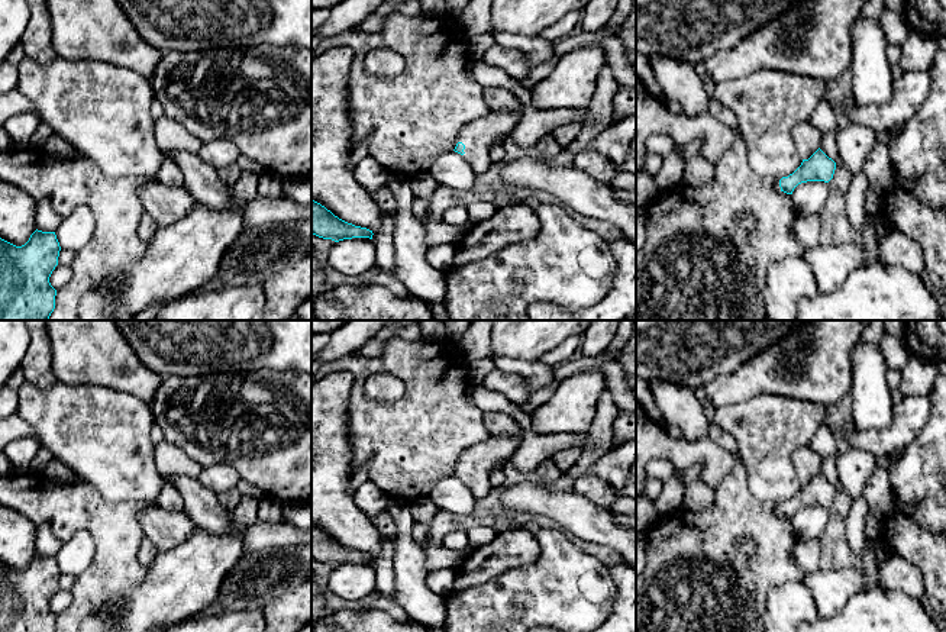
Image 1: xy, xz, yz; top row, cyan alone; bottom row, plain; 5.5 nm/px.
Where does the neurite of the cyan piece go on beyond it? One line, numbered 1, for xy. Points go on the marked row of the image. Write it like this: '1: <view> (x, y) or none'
1: none

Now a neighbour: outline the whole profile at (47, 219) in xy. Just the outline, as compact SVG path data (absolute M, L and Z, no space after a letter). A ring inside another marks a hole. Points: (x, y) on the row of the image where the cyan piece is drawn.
M49 200L36 201L35 225L38 230L55 232L61 217L54 210Z

